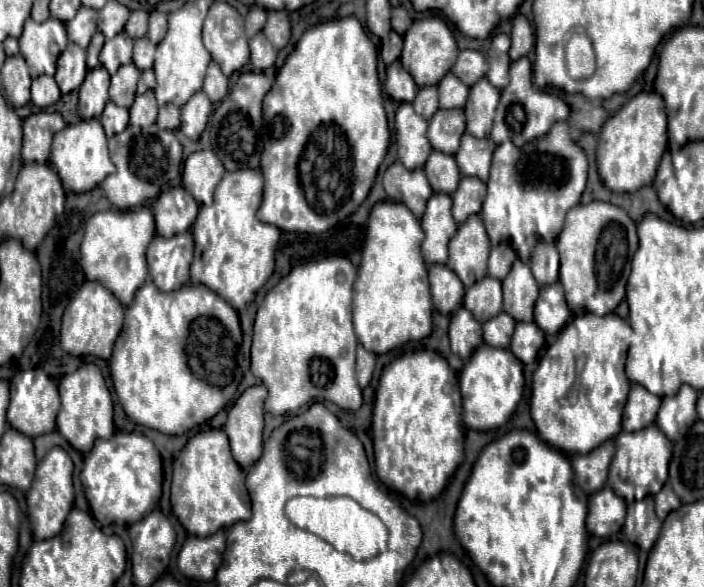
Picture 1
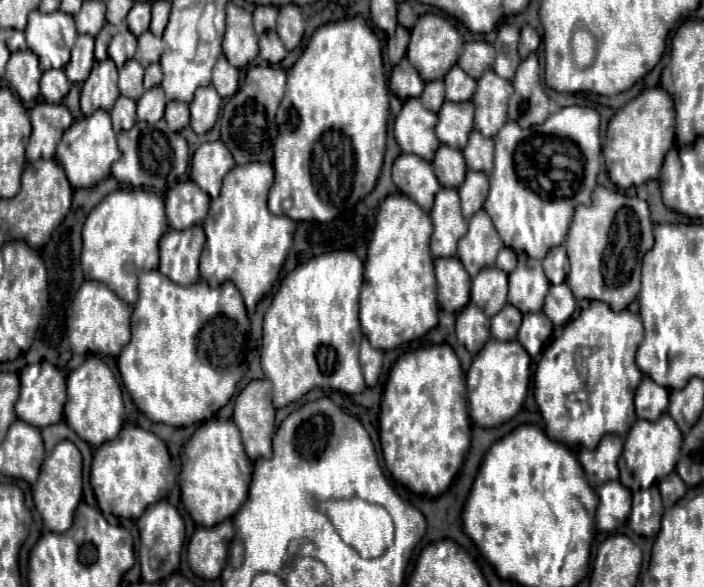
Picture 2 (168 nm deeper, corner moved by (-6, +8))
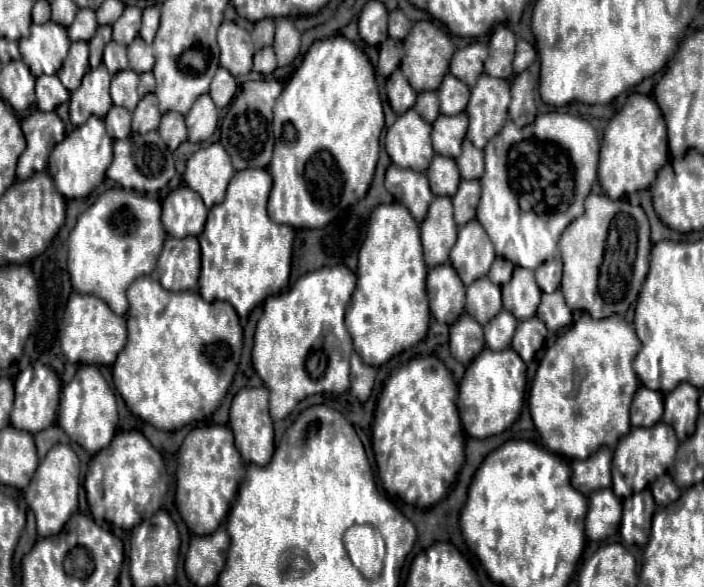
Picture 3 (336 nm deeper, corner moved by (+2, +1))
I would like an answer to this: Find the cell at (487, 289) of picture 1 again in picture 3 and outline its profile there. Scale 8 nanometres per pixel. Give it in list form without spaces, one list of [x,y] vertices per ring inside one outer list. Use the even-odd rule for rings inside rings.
[[[488,277],[474,281],[466,289],[466,311],[480,323],[488,323],[496,313],[502,311],[500,285],[492,283]]]

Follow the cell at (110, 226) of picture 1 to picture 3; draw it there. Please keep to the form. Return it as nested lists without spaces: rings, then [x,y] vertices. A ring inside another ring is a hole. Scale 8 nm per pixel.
[[[112,187],[108,191],[104,191],[96,203],[84,211],[78,217],[76,227],[70,231],[68,237],[68,273],[70,273],[70,281],[76,293],[92,293],[96,297],[100,297],[114,313],[126,315],[128,311],[128,299],[126,299],[126,289],[128,285],[142,275],[150,275],[156,269],[156,261],[160,255],[160,249],[164,245],[166,233],[160,221],[160,201],[158,199],[150,199],[120,187]]]

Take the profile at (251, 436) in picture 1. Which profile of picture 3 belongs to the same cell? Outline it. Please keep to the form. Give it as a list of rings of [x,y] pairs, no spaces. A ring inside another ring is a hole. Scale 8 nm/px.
[[[244,387],[236,393],[230,407],[230,429],[234,431],[236,447],[246,463],[266,465],[274,453],[274,427],[268,413],[268,389],[264,387]]]

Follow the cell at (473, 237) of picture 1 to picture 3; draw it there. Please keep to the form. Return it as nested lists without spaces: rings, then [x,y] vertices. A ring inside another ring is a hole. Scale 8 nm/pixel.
[[[476,219],[460,227],[458,241],[450,253],[450,263],[458,271],[466,287],[472,281],[484,277],[494,259],[496,259],[496,253],[494,253],[492,241]]]

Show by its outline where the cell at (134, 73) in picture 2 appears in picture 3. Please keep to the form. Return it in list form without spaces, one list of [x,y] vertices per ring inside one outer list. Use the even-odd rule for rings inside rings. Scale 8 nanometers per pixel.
[[[130,69],[118,71],[112,77],[112,87],[110,87],[114,105],[126,107],[128,111],[136,109],[136,105],[140,101],[138,93],[136,93],[136,87],[138,87],[138,73],[136,71],[130,71]]]

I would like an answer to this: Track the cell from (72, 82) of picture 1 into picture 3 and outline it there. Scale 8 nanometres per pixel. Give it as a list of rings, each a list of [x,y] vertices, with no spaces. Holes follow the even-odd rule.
[[[78,41],[78,43],[70,45],[68,57],[66,57],[62,69],[58,71],[58,77],[68,91],[74,91],[80,87],[80,81],[82,81],[84,73],[88,73],[88,69],[90,69],[90,65],[88,65],[88,43]]]

